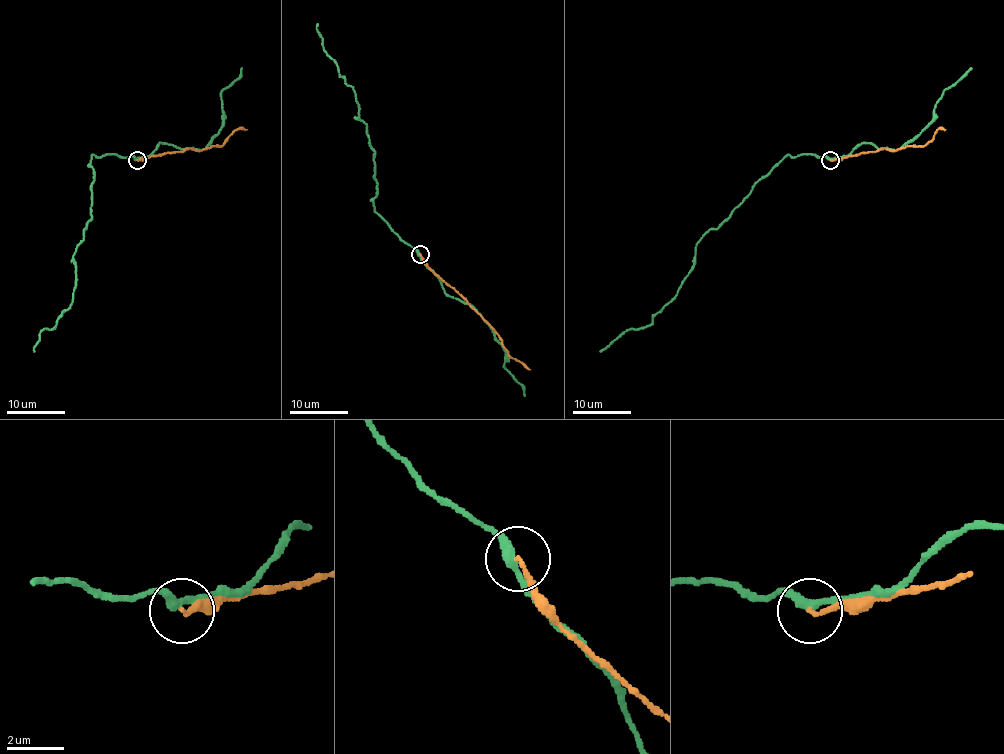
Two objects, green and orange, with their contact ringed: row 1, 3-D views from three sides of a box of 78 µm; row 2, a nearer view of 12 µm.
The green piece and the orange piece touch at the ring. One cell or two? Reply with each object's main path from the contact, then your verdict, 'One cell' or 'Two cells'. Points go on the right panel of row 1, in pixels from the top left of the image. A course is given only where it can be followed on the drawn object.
Course of green: (830, 160), (810, 154), (784, 157), (702, 237), (695, 265), (649, 324), (625, 332), (600, 352). Course of orange: (830, 160), (884, 148), (922, 146), (932, 139), (937, 130), (946, 129). Two cells

